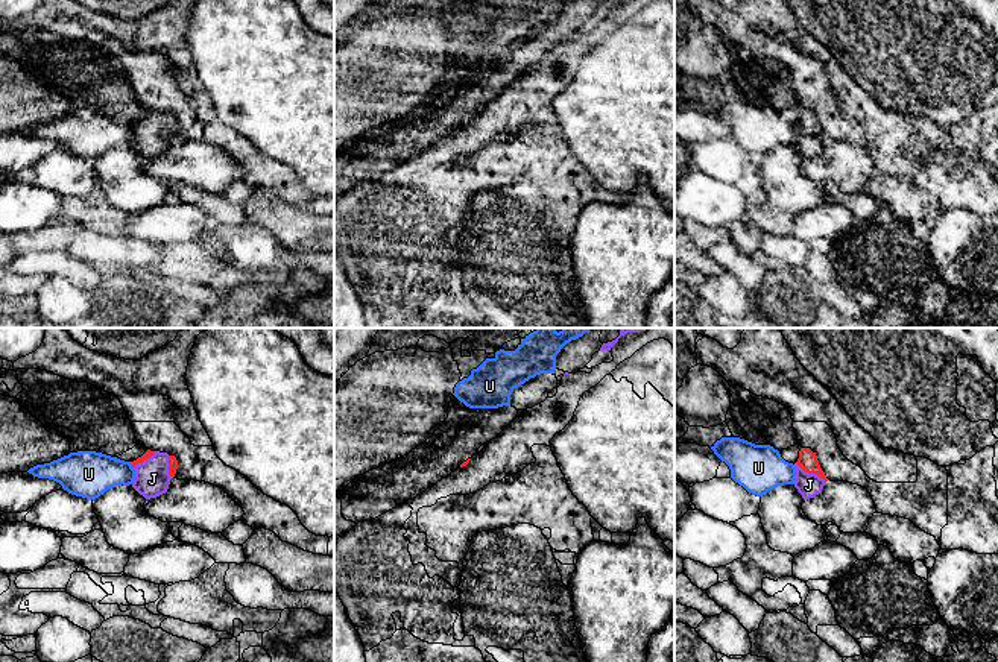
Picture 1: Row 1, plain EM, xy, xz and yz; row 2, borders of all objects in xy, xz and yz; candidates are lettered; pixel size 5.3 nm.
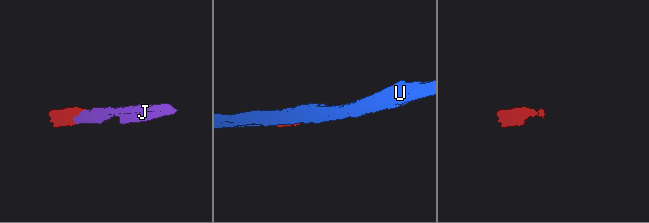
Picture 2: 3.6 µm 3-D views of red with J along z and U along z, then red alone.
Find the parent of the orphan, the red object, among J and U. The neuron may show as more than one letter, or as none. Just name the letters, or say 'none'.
J

